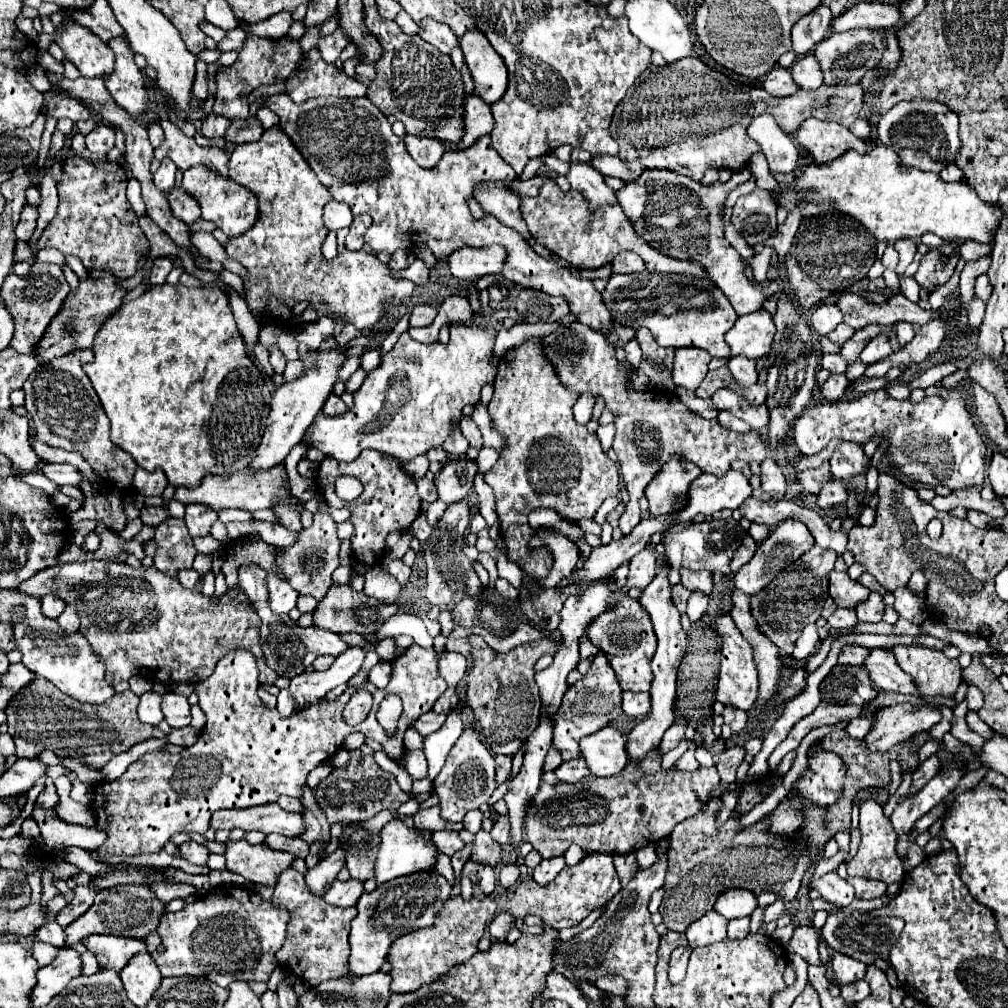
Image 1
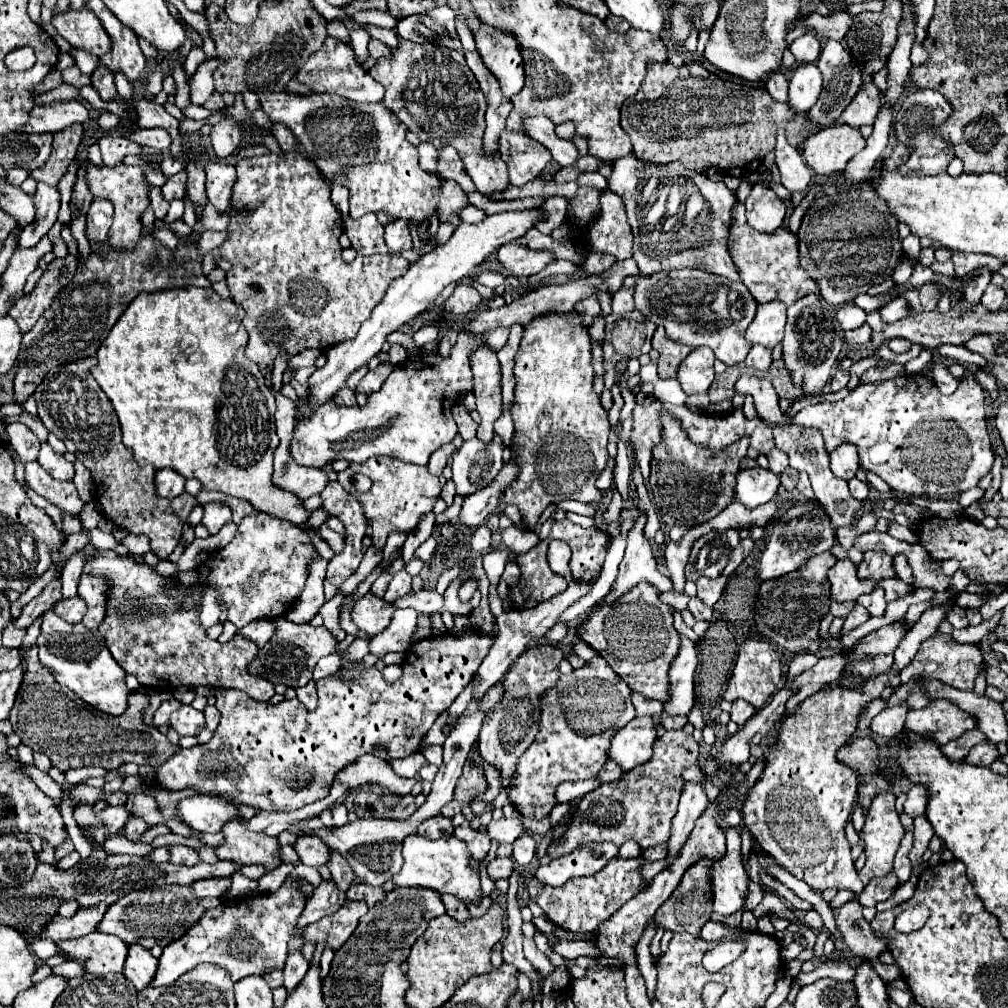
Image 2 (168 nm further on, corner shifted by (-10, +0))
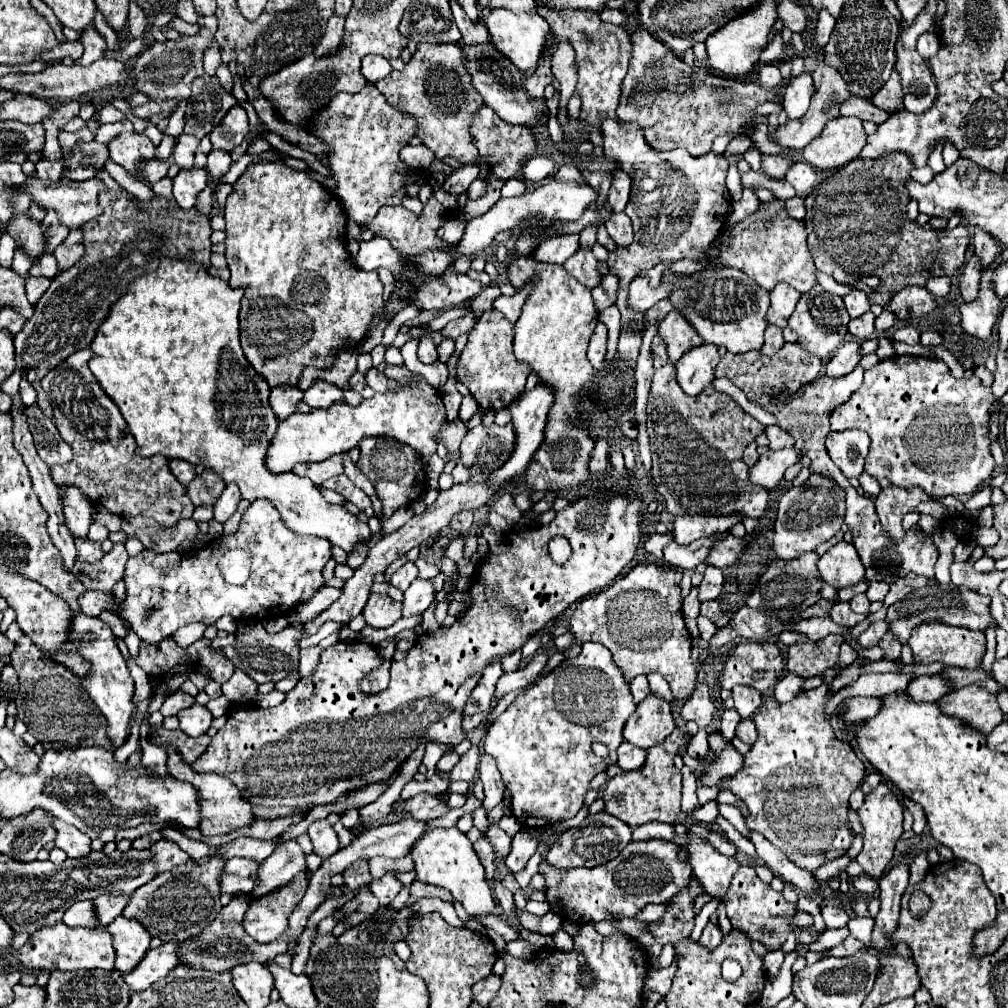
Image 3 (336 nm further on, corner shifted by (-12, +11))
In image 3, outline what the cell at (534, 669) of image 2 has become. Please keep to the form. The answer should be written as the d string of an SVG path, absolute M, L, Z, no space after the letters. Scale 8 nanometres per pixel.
M482 755L478 775L480 775L480 781L484 783L482 805L486 811L492 811L502 801L502 795L504 795L504 783L502 783L500 771L496 769L496 761L492 761L492 757L488 755Z

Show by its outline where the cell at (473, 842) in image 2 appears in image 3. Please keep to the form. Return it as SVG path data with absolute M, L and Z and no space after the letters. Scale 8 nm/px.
M490 827L490 831L486 833L486 839L492 843L496 853L502 857L506 857L512 849L512 839L500 827Z

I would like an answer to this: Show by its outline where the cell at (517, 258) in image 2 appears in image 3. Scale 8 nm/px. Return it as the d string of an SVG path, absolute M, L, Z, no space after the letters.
M556 235L550 239L542 239L534 257L542 263L562 265L568 257L572 257L580 249L580 235Z

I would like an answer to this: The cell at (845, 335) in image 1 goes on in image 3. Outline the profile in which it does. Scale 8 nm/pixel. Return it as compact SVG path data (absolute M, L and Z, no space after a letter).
M868 311L862 317L856 317L856 319L850 321L850 335L854 339L860 339L860 341L870 339L874 335L874 331L876 329L874 329L874 313L872 311Z

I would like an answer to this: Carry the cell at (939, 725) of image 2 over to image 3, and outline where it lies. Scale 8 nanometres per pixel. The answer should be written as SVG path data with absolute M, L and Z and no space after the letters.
M980 685L956 689L948 693L948 697L944 697L944 701L938 705L944 713L962 719L966 725L980 729L986 735L1004 721L1004 713L998 707L996 695Z

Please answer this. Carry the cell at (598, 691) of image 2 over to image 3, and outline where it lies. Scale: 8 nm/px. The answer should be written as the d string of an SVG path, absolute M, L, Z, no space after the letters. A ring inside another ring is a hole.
M582 643L582 651L574 659L564 659L548 675L540 677L528 691L518 695L514 703L490 725L484 737L484 753L494 757L504 785L512 793L512 815L524 827L548 827L562 819L574 817L584 805L590 781L606 771L606 767L618 763L618 747L624 741L622 729L628 717L636 711L630 687L624 681L620 669L612 661L610 651L600 643ZM604 743L610 749L608 759L594 755L592 745Z

